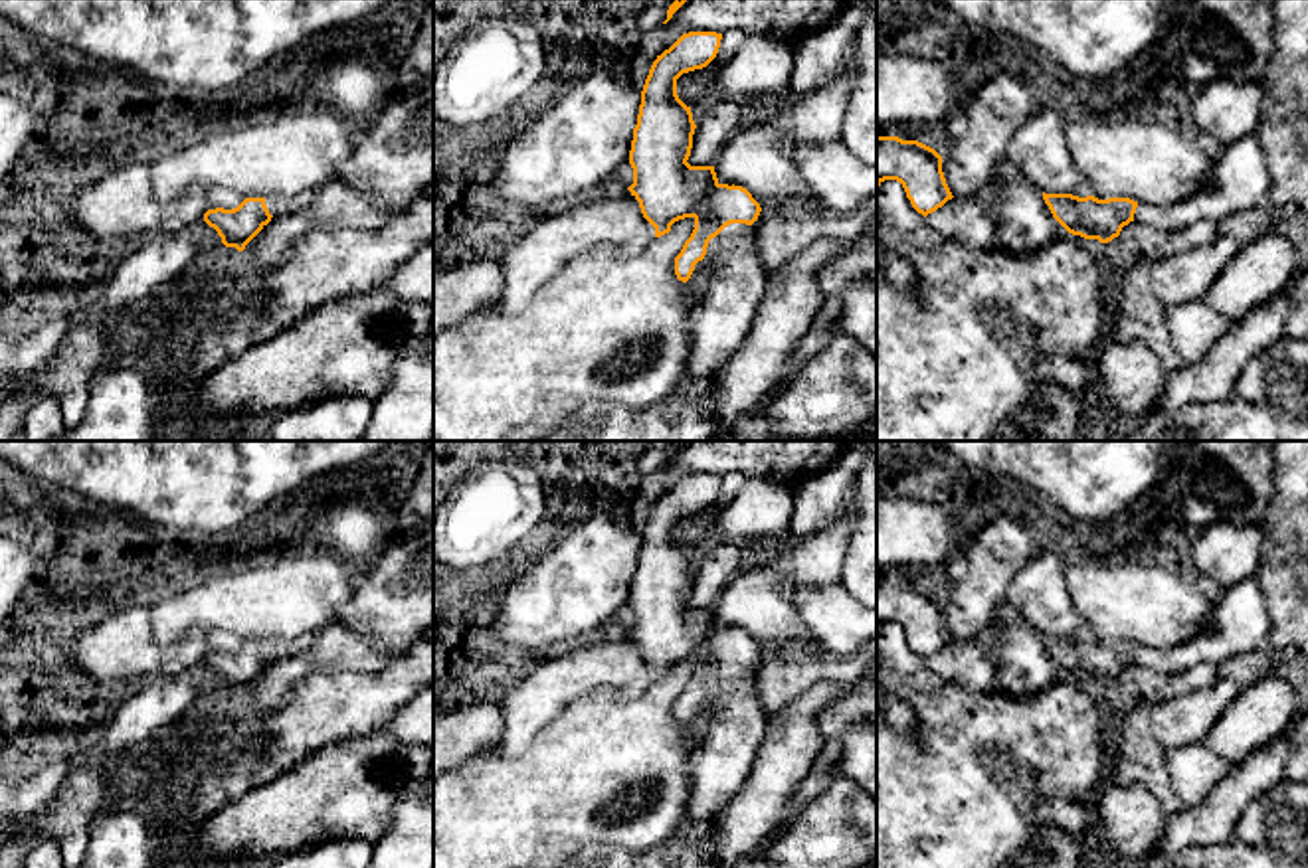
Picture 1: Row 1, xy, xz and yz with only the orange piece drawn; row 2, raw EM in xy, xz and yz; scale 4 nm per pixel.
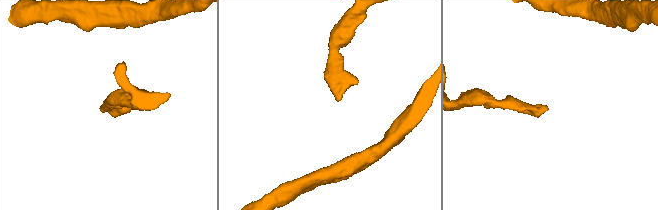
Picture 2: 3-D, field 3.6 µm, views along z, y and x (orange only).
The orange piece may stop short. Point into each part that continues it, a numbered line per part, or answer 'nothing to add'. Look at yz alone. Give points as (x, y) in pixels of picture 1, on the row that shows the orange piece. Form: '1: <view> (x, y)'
1: yz (1241, 178)

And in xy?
1: xy (278, 206)

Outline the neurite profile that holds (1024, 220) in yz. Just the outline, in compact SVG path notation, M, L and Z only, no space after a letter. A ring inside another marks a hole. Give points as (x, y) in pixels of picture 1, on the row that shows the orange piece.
M1009 160L997 164L985 188L993 194L997 217L993 247L1021 253L1073 235L1053 217L1043 192Z

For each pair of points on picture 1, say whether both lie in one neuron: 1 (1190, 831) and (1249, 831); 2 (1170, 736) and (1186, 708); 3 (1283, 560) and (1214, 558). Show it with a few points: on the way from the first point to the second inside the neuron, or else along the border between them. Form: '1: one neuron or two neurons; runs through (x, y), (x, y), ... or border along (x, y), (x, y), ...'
1: two neurons; border along (1263, 791), (1245, 809), (1233, 839)
2: one neuron; runs through (1172, 730), (1186, 714)
3: two neurons; border along (1263, 524), (1263, 542), (1253, 576)

